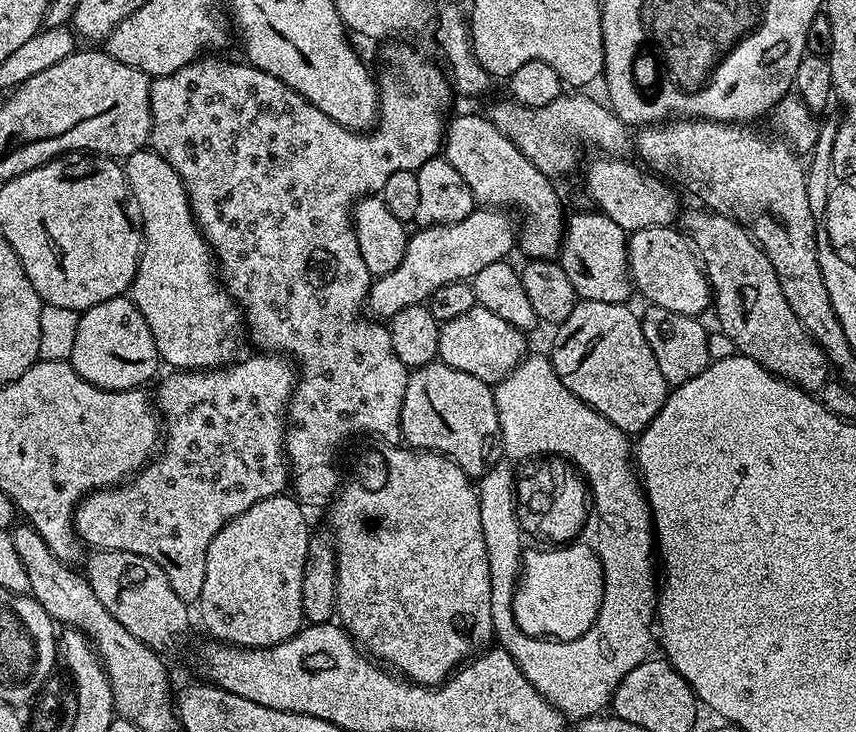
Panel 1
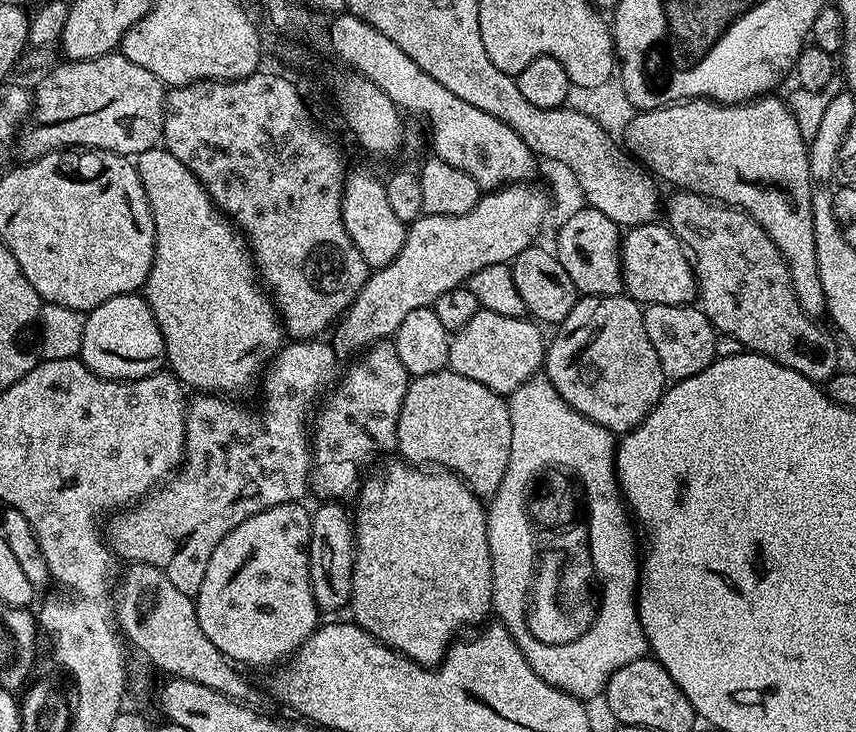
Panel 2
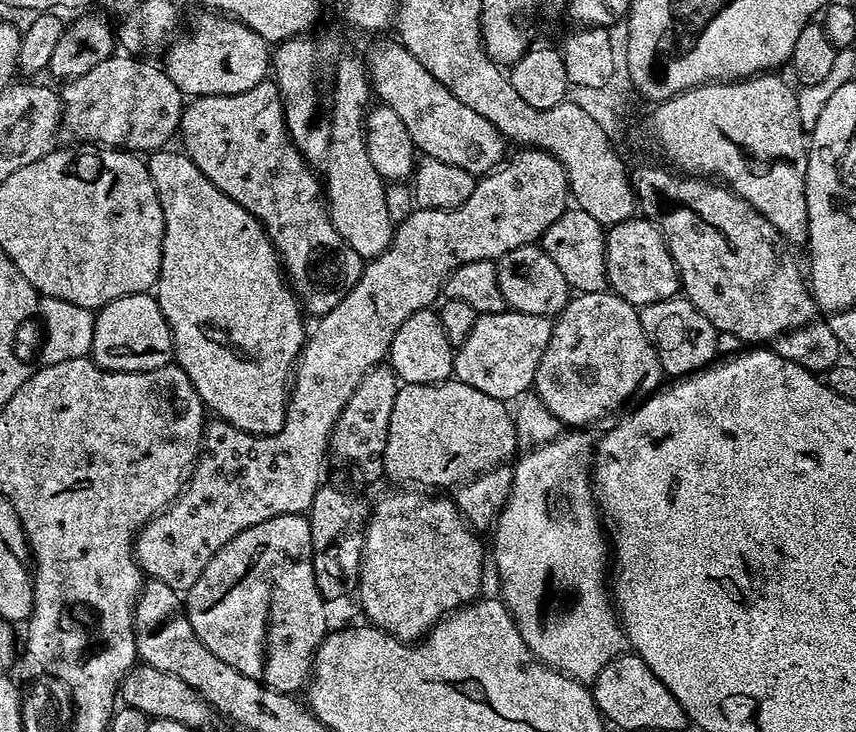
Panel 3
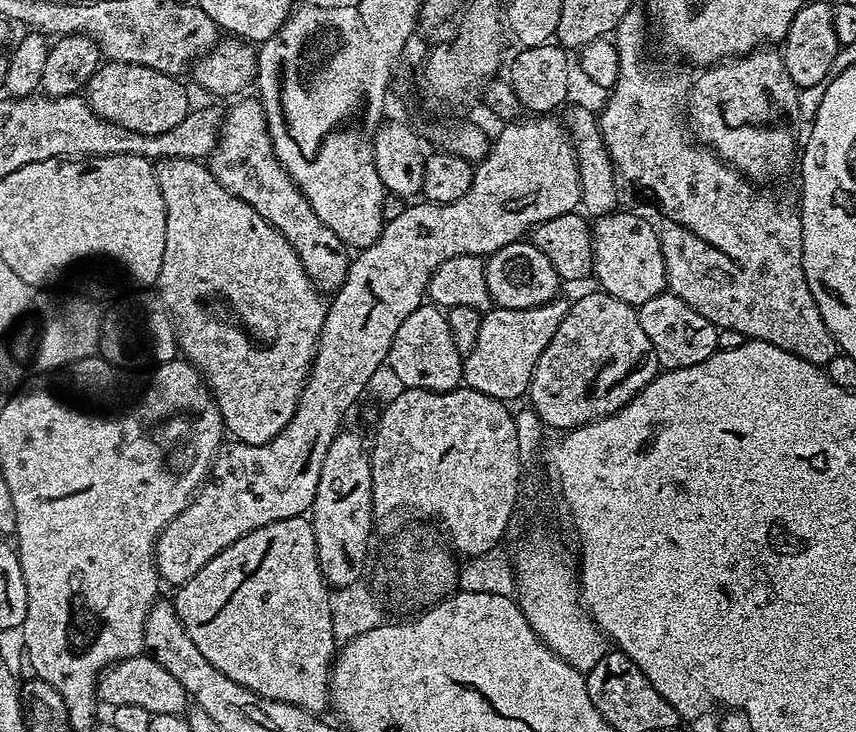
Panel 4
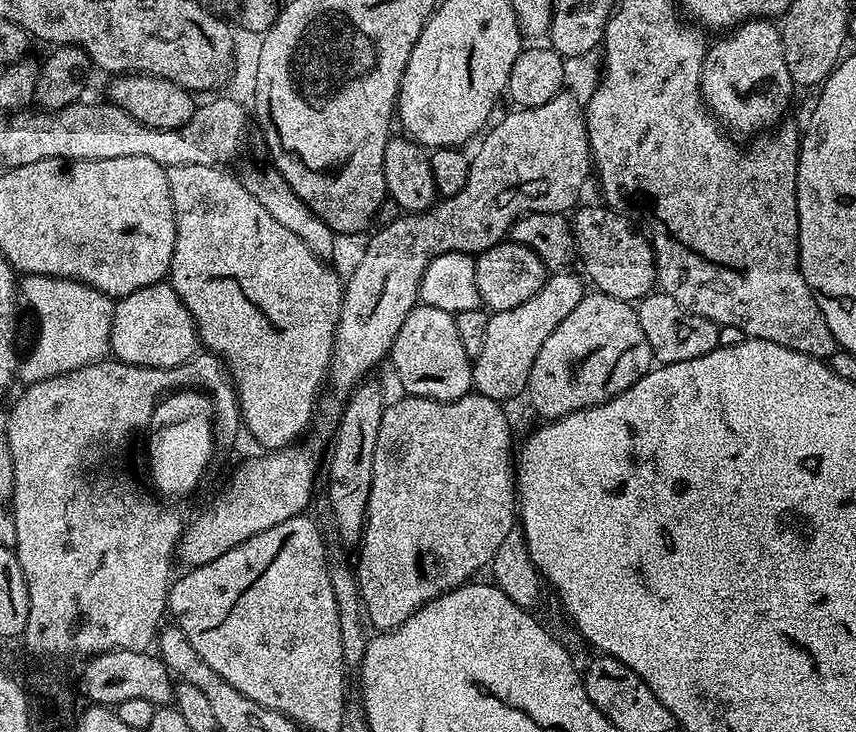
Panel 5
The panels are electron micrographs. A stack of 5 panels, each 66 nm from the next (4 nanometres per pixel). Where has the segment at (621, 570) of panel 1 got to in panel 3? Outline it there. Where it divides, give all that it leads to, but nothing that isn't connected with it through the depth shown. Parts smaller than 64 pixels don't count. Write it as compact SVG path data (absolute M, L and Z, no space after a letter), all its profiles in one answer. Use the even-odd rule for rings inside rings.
M524 398L519 401L515 409L516 421L516 447L518 455L512 469L512 492L508 495L508 501L504 503L504 509L496 518L494 533L496 537L490 544L490 560L496 563L496 576L500 579L500 592L504 604L508 607L509 614L514 618L518 630L522 634L522 642L526 642L528 634L534 632L534 638L530 650L543 664L547 664L556 671L572 676L581 682L591 682L596 675L626 648L626 637L618 613L610 599L610 588L606 583L606 573L610 568L610 544L606 539L605 529L602 527L602 517L598 511L596 494L591 475L584 480L576 480L576 476L582 476L582 472L590 472L594 458L592 448L588 446L588 440L583 431L566 430L566 425L557 418L538 398ZM544 492L550 494L576 494L574 506L566 504L566 500L556 502L552 508L552 500L548 500L548 512L556 512L558 520L552 520L546 516L546 500ZM548 572L562 572L572 576L574 584L580 590L580 618L568 616L566 622L562 622L562 628L546 628L546 634L542 628L538 628L538 604L544 588L544 580Z

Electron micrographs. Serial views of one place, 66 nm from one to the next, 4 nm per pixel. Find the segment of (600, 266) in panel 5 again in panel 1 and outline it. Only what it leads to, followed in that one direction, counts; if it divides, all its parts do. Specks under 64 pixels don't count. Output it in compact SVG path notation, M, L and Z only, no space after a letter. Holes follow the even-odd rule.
M675 227L643 228L631 233L628 237L628 270L632 274L635 291L648 299L647 303L653 308L674 310L674 314L686 314L697 318L703 317L703 312L709 311L713 303L712 287L708 285L708 278L685 233Z

